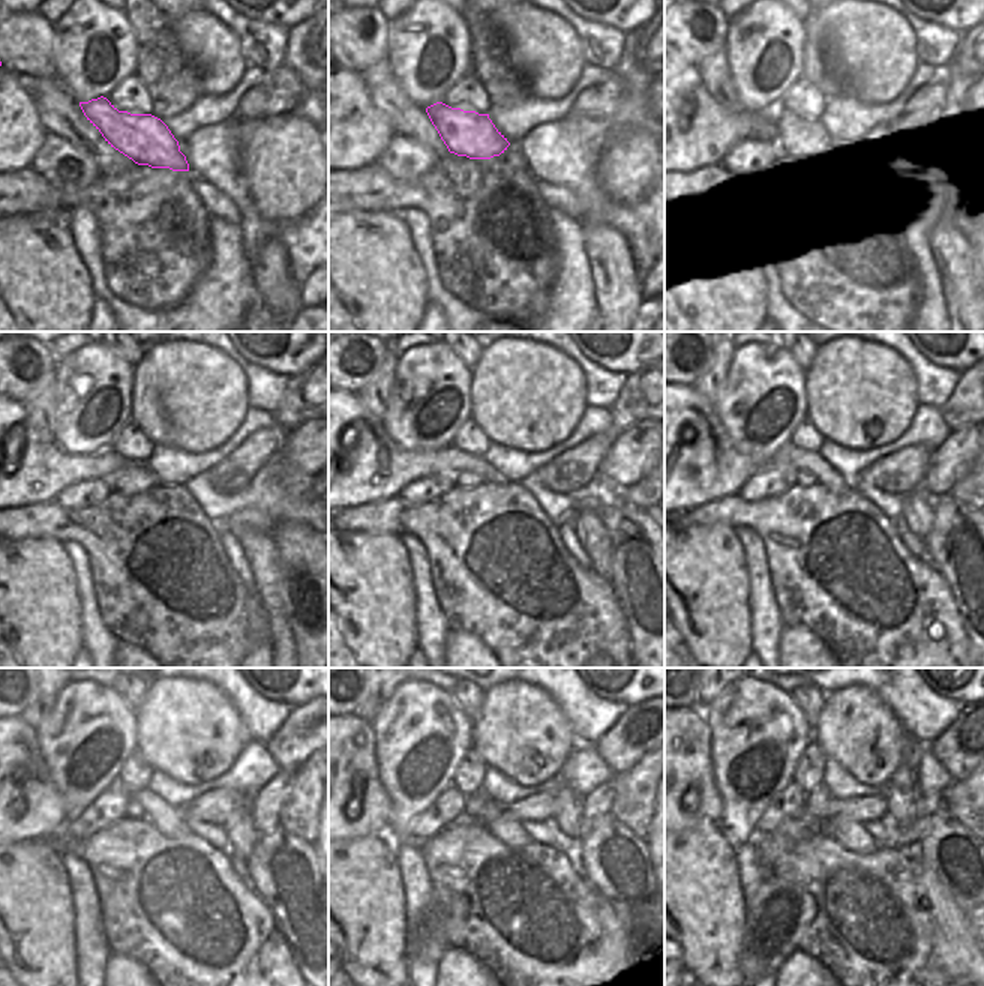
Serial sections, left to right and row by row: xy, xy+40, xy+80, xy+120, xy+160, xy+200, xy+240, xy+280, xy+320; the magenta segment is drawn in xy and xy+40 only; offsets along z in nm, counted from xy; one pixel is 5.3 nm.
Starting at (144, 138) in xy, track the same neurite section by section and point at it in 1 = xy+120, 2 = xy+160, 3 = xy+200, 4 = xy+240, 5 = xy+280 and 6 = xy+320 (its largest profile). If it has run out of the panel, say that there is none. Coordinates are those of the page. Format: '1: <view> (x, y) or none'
1: xy+120 (134, 479)
2: xy+160 (464, 479)
3: xy+200 (804, 477)
4: xy+240 (134, 811)
5: xy+280 (474, 802)
6: xy+320 (821, 794)

